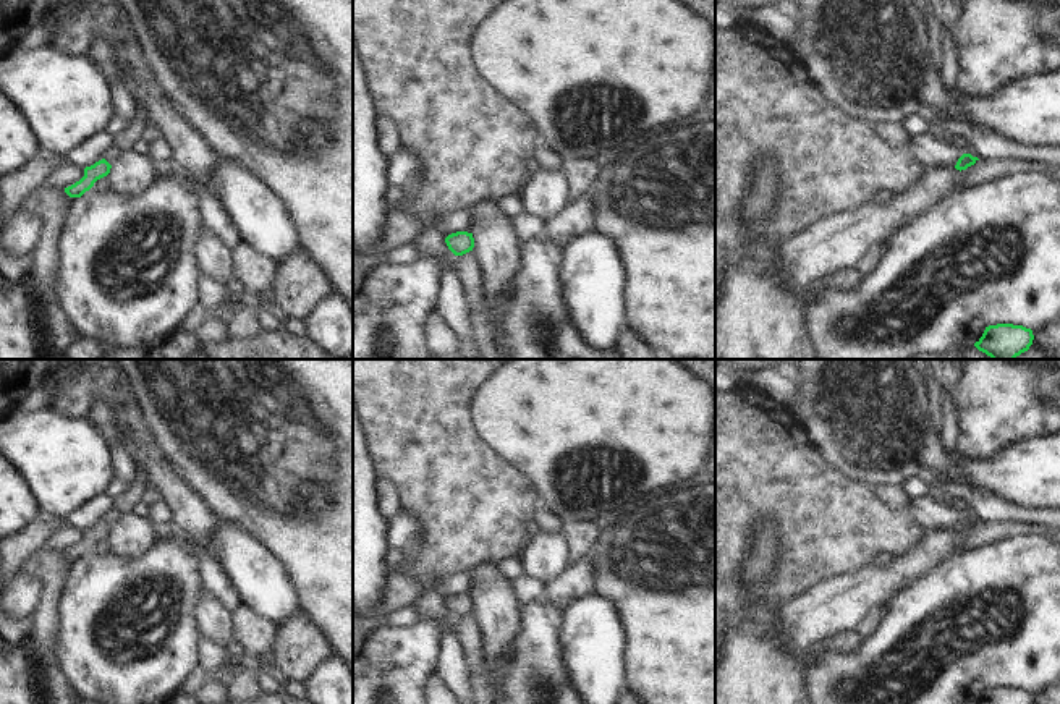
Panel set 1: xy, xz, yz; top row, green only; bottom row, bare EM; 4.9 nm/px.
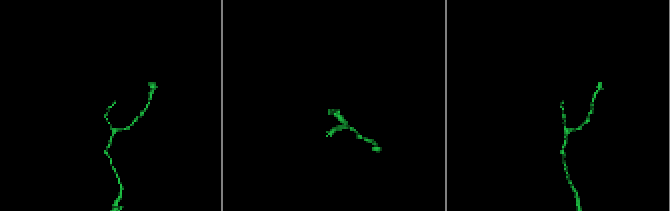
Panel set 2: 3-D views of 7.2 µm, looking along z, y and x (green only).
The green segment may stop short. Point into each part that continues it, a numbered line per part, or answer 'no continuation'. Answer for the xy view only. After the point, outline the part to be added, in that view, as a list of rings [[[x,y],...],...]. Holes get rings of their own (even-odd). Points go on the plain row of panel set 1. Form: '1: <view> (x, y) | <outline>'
no continuation

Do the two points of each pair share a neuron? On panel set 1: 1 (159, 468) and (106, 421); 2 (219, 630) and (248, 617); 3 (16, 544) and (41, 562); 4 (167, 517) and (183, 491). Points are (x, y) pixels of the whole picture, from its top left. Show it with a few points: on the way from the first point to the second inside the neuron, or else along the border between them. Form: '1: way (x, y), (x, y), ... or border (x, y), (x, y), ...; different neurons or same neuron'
1: border (128, 452), (133, 458); different neurons
2: border (232, 614), (233, 638); different neurons
3: border (44, 547), (33, 554), (18, 572); different neurons
4: border (164, 499), (173, 512), (173, 521); different neurons

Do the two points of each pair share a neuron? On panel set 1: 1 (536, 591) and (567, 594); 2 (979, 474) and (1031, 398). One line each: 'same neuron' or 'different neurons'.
1: different neurons
2: different neurons

